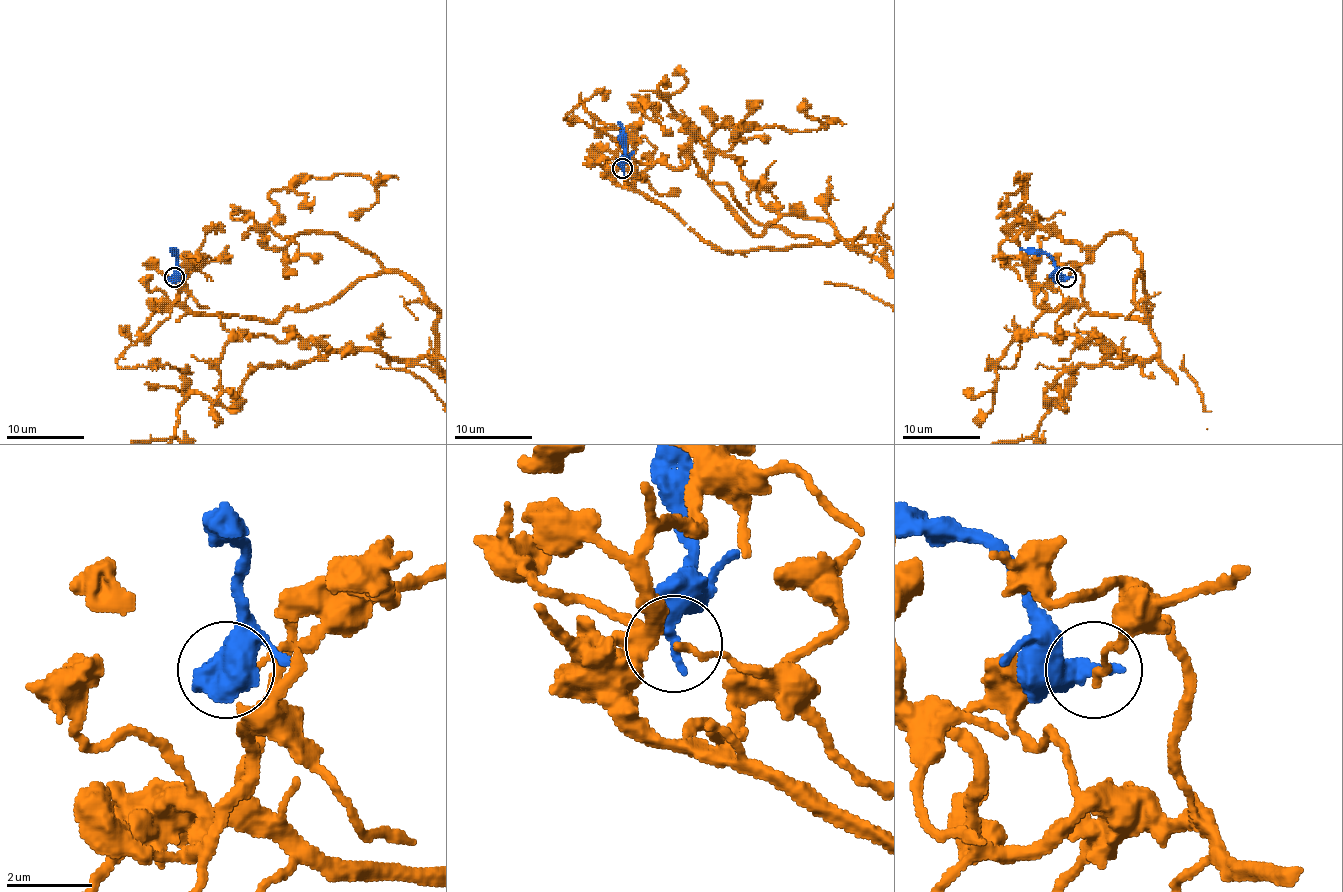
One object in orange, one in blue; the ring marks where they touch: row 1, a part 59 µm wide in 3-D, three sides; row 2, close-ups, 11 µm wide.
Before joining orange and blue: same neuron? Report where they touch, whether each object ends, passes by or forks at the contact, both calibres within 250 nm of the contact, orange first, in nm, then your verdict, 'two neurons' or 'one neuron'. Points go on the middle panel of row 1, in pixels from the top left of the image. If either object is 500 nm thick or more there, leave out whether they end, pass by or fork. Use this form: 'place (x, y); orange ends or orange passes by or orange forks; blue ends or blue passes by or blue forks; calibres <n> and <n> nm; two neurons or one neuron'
place (622, 168); calibres 170 and 500 nm; two neurons

